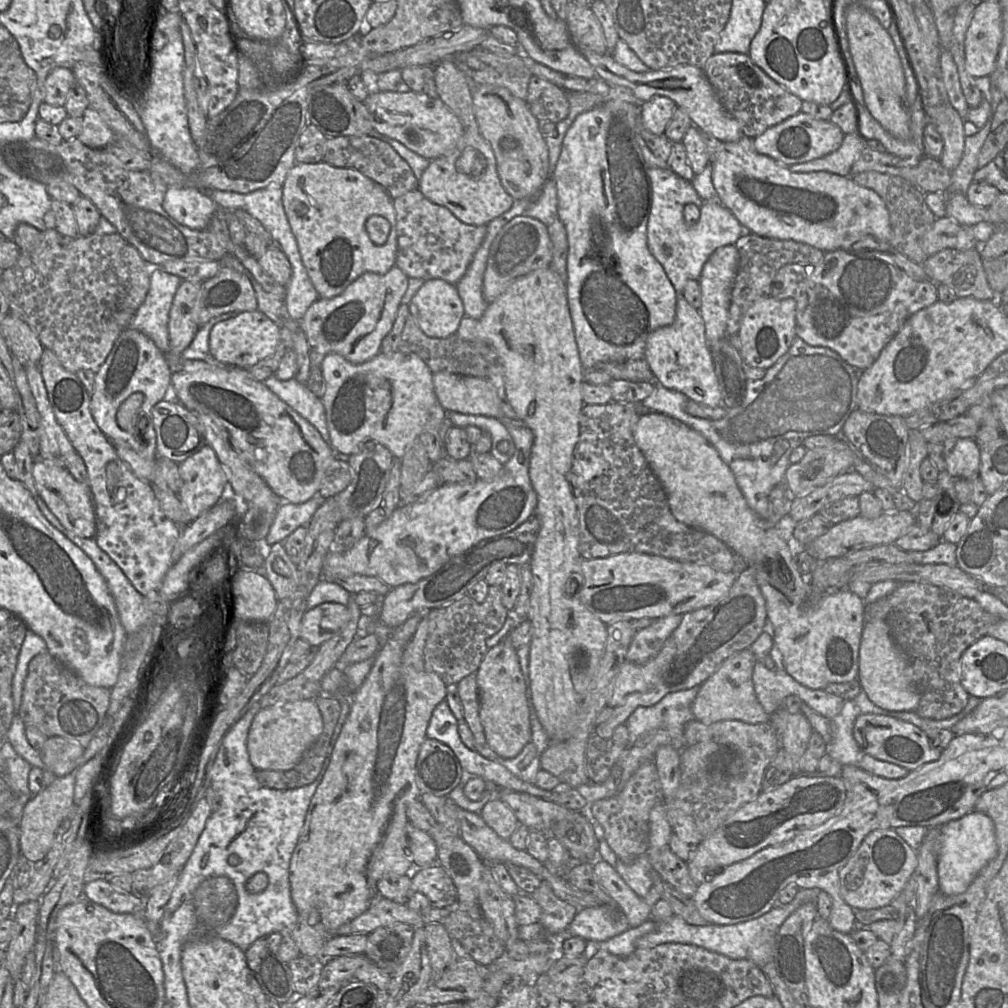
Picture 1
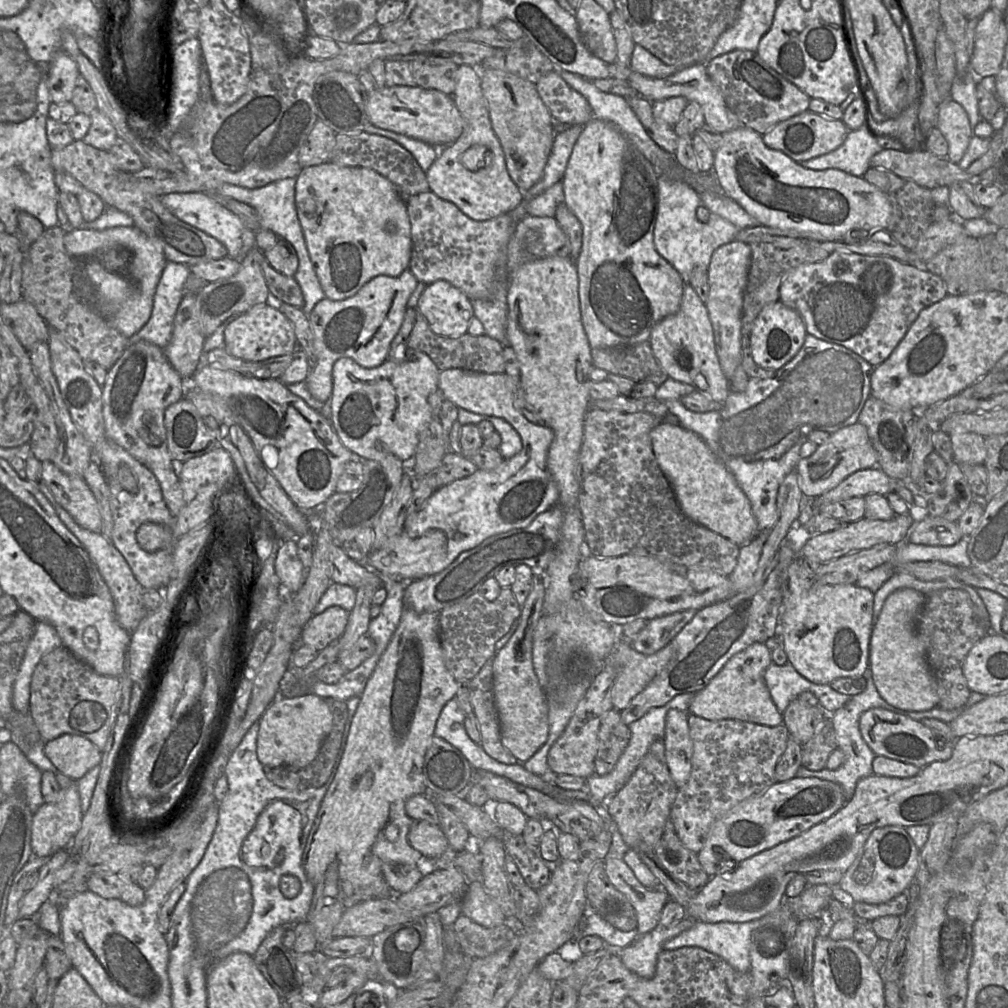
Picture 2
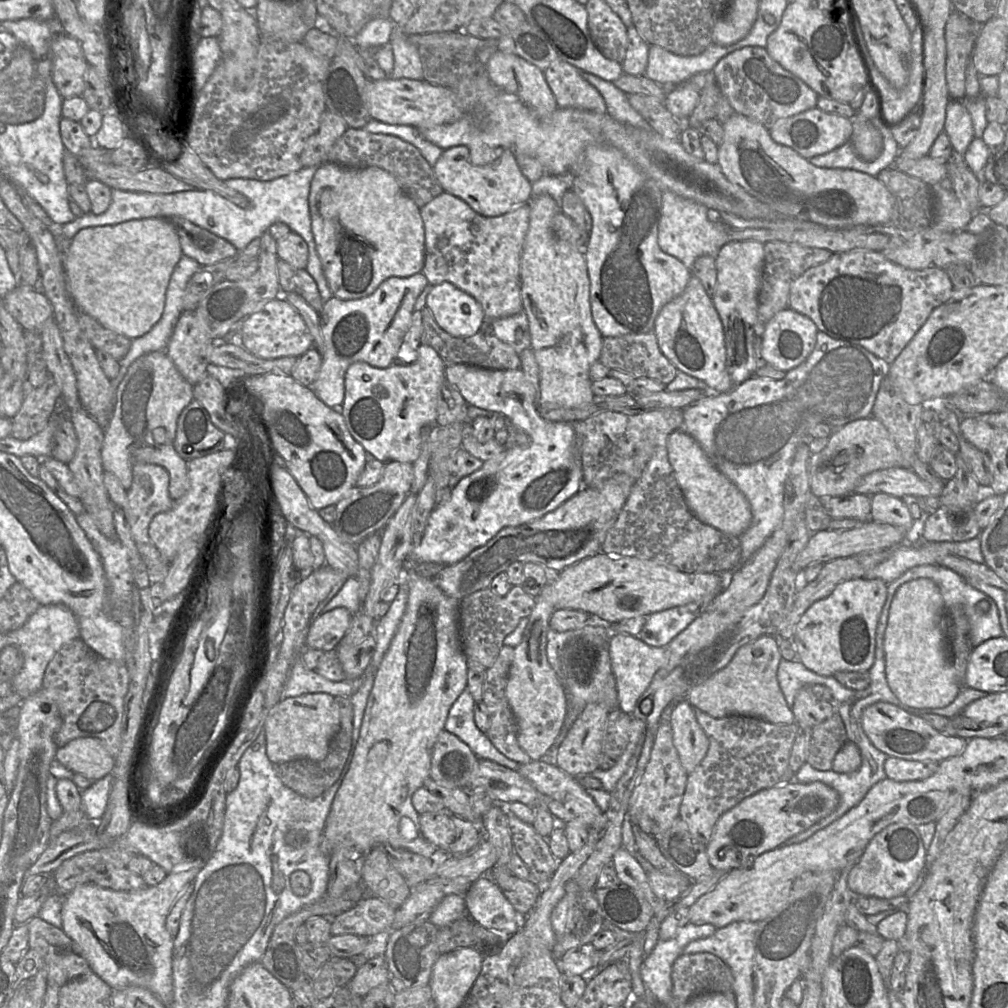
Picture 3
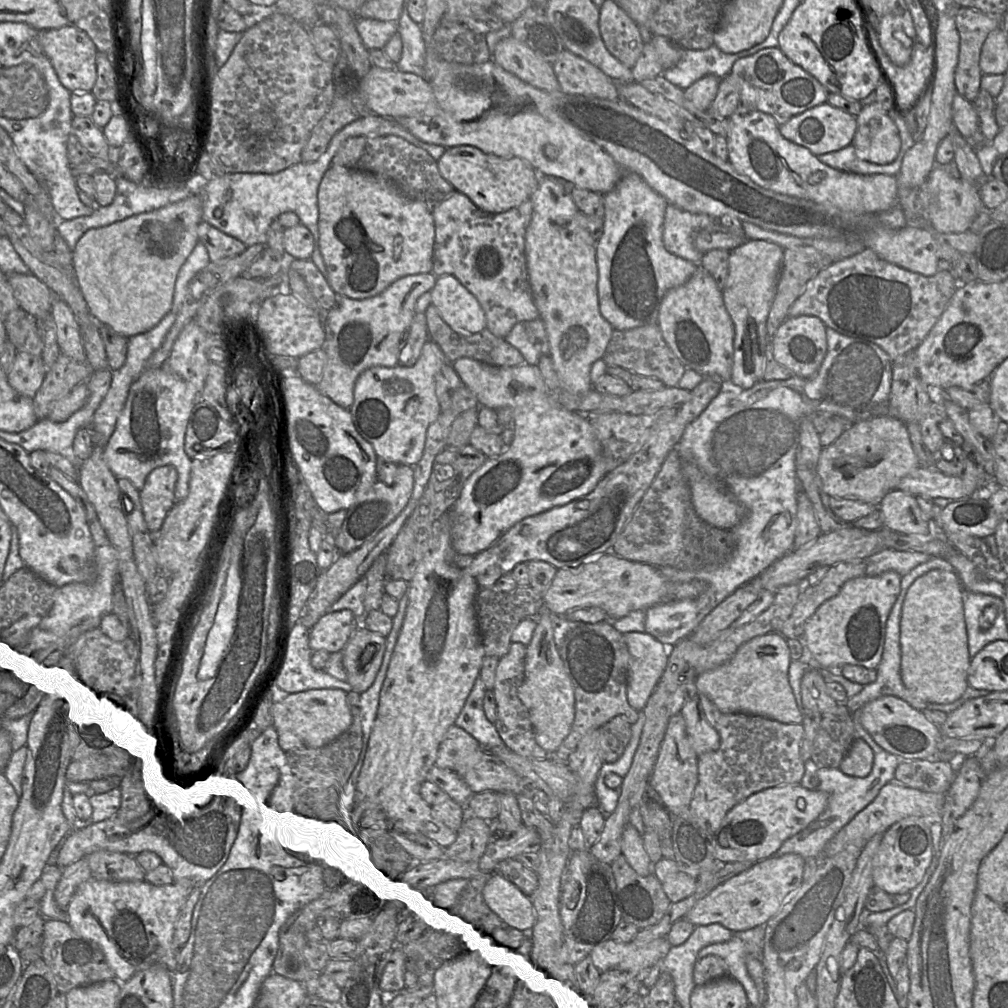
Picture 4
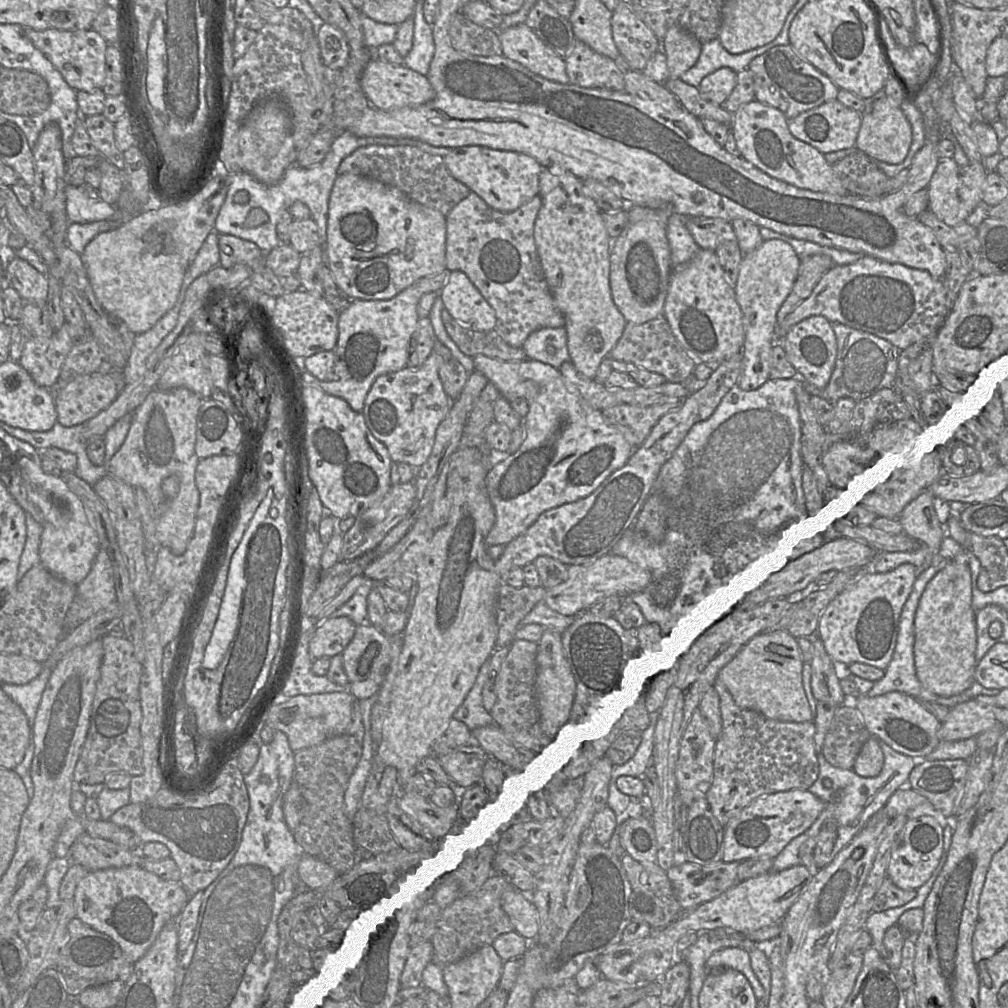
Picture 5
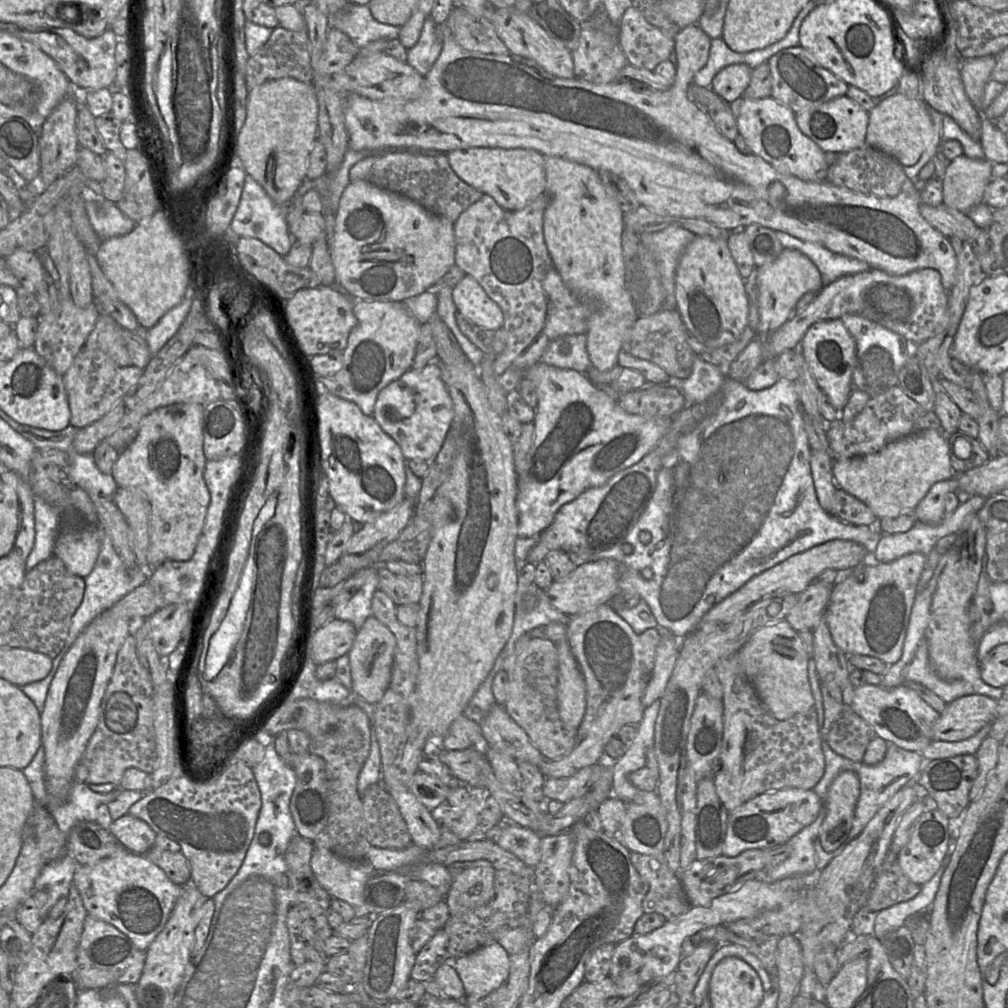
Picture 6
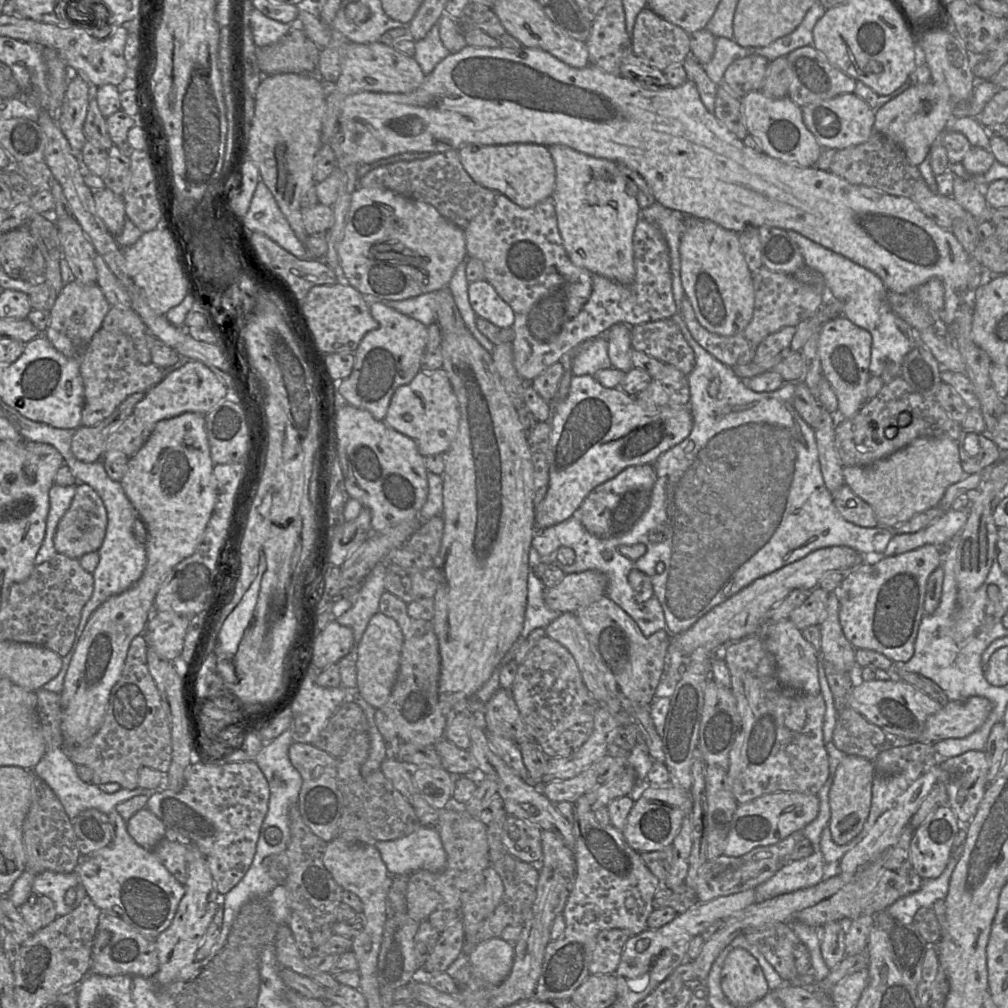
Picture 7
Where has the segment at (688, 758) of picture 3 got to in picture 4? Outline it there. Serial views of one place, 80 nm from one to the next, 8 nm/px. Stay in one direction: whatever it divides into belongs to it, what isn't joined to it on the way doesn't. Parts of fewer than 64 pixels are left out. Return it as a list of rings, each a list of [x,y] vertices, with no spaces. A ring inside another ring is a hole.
[[[699,696],[688,699],[680,715],[684,718],[685,728],[692,748],[698,756],[701,756],[719,747],[720,738],[718,732],[709,724],[701,711]]]

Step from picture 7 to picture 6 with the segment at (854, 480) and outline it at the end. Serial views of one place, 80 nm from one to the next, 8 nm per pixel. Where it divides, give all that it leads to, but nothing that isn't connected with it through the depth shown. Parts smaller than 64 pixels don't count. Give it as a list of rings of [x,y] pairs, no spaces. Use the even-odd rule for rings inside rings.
[[[925,430],[886,444],[874,454],[850,459],[835,459],[832,472],[838,488],[865,503],[877,520],[912,513],[930,488],[937,482],[953,479],[956,472],[951,466],[947,434],[939,430]]]

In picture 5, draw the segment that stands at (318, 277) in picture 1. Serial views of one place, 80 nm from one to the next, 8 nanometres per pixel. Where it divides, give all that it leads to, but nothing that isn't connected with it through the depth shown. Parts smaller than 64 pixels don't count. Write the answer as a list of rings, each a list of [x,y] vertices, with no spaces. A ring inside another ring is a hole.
[[[339,174],[329,197],[325,262],[339,289],[351,299],[391,299],[417,280],[446,269],[446,216],[371,178]]]

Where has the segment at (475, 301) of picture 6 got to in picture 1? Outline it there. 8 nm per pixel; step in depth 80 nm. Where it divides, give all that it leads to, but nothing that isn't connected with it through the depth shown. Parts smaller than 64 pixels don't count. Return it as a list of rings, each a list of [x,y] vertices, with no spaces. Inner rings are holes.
[[[442,279],[425,281],[408,307],[421,330],[432,338],[446,338],[456,334],[465,317],[456,286]]]

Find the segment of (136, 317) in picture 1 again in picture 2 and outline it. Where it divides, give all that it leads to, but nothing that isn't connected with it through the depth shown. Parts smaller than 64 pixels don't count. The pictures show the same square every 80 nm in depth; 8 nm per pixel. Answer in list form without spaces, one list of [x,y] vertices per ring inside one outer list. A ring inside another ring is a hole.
[[[167,263],[156,288],[151,317],[137,334],[129,338],[129,344],[148,342],[162,350],[166,348],[184,296],[184,284],[191,274],[185,264]]]

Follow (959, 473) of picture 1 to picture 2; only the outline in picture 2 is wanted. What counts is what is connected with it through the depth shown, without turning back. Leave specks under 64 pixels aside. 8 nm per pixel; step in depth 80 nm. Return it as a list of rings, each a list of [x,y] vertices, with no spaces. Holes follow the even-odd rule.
[[[953,432],[953,460],[961,464],[983,464],[986,458],[986,438],[971,432]]]

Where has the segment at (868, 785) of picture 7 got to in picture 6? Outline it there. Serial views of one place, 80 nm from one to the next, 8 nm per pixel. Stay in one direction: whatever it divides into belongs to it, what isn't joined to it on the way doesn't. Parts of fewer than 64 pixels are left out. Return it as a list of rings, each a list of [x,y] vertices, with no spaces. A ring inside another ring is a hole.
[[[852,771],[841,772],[830,785],[825,800],[827,814],[819,830],[826,852],[833,852],[847,840],[859,795],[859,778]]]

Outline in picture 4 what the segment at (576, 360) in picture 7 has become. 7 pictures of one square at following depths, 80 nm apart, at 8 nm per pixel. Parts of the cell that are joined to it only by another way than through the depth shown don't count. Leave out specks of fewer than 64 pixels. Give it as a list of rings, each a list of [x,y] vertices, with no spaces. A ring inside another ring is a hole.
[[[540,319],[517,323],[504,339],[520,351],[527,364],[537,365],[542,356],[548,355],[548,341],[545,326]]]

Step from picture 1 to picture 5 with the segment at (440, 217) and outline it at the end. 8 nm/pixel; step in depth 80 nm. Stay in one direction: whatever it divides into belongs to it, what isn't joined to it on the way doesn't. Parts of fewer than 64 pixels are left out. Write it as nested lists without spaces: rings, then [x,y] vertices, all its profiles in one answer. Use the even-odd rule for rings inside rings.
[[[470,193],[446,215],[446,269],[465,273],[496,313],[495,331],[511,346],[522,348],[528,336],[541,328],[564,328],[565,318],[547,286],[535,240],[534,225],[542,206],[540,196],[512,212],[491,208]]]

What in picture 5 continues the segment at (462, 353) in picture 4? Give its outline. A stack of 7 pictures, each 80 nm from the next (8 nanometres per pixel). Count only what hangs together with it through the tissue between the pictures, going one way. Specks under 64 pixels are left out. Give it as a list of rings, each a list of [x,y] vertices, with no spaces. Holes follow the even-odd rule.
[[[445,309],[442,310],[442,321],[449,337],[464,355],[483,355],[503,361],[528,359],[522,348],[511,346],[495,330],[473,330],[455,320]]]

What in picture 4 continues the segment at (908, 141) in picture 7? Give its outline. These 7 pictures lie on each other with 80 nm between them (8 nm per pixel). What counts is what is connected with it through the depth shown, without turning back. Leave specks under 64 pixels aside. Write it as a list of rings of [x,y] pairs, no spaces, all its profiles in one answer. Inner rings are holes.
[[[872,102],[856,116],[857,128],[852,140],[858,158],[876,164],[893,162],[901,147],[898,128],[882,105]]]

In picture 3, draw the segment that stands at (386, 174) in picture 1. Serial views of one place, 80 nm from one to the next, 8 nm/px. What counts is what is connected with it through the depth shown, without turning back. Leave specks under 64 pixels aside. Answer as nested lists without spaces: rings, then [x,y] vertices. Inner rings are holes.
[[[349,128],[333,145],[328,162],[349,168],[381,168],[394,177],[402,191],[420,208],[444,193],[433,167],[420,151],[410,143],[395,136],[373,134],[362,129]]]

